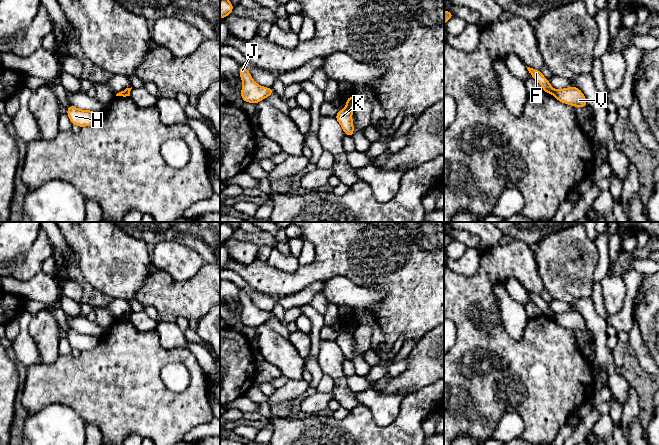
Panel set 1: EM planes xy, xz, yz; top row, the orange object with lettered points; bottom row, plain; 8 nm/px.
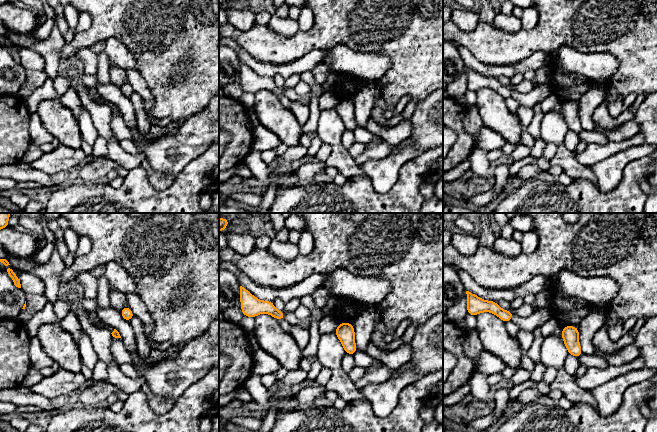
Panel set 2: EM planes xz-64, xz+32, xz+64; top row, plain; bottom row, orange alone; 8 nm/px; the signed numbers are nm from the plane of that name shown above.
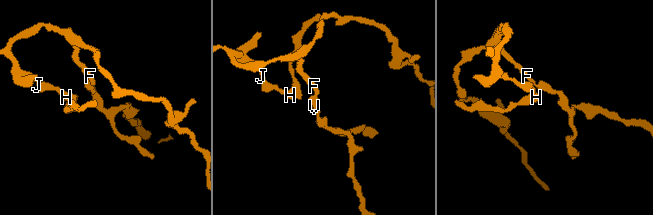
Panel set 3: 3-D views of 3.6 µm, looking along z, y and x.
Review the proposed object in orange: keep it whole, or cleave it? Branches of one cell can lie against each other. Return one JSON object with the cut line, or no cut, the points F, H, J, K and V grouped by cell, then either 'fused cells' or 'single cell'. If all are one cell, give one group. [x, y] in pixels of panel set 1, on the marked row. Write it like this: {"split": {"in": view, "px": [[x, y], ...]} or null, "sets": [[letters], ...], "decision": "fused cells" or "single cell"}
{"split": {"in": "xz", "px": [[346, 107], [353, 110]]}, "sets": [["F", "H", "J"], ["K", "V"]], "decision": "fused cells"}

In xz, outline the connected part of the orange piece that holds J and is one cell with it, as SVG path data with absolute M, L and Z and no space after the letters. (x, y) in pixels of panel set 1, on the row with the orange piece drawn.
M240 65L239 73L243 83L240 96L244 102L257 104L274 93L272 87L267 88L257 84L245 66Z

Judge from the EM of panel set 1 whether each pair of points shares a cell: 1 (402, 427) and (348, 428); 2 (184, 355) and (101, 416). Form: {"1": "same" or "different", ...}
{"1": "same", "2": "same"}

